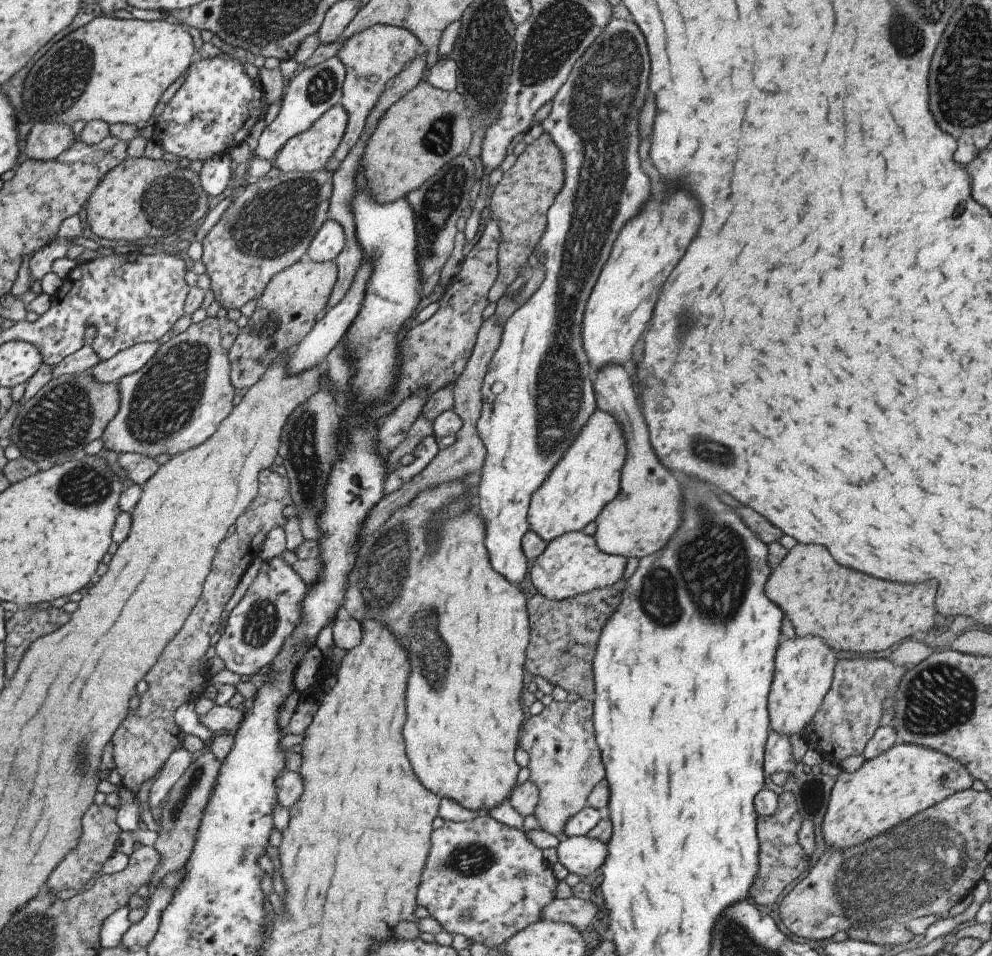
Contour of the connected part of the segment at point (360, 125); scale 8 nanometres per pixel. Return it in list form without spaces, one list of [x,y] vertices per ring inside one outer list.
[[[374,25],[361,30],[341,42],[335,56],[345,68],[341,104],[348,113],[348,124],[338,148],[325,165],[334,174],[350,154],[362,134],[365,122],[373,106],[383,94],[388,82],[398,76],[422,50],[422,41],[408,29],[394,25]]]

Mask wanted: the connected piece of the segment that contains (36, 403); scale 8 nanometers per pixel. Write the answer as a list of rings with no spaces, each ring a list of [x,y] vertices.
[[[91,370],[79,375],[60,375],[40,388],[36,395],[26,401],[16,415],[8,431],[10,445],[18,447],[21,455],[37,462],[52,462],[62,465],[64,461],[80,454],[92,440],[101,438],[107,424],[116,416],[120,393],[116,383],[99,383],[93,379]]]

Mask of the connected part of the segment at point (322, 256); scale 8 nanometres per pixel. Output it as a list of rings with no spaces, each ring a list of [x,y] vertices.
[[[326,219],[312,239],[306,254],[317,263],[334,261],[344,248],[345,232],[342,225],[332,219]]]

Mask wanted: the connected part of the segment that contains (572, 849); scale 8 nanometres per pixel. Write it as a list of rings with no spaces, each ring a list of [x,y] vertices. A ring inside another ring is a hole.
[[[588,835],[564,837],[557,847],[559,862],[569,872],[588,876],[601,868],[608,856],[608,846],[599,840],[591,839]]]

